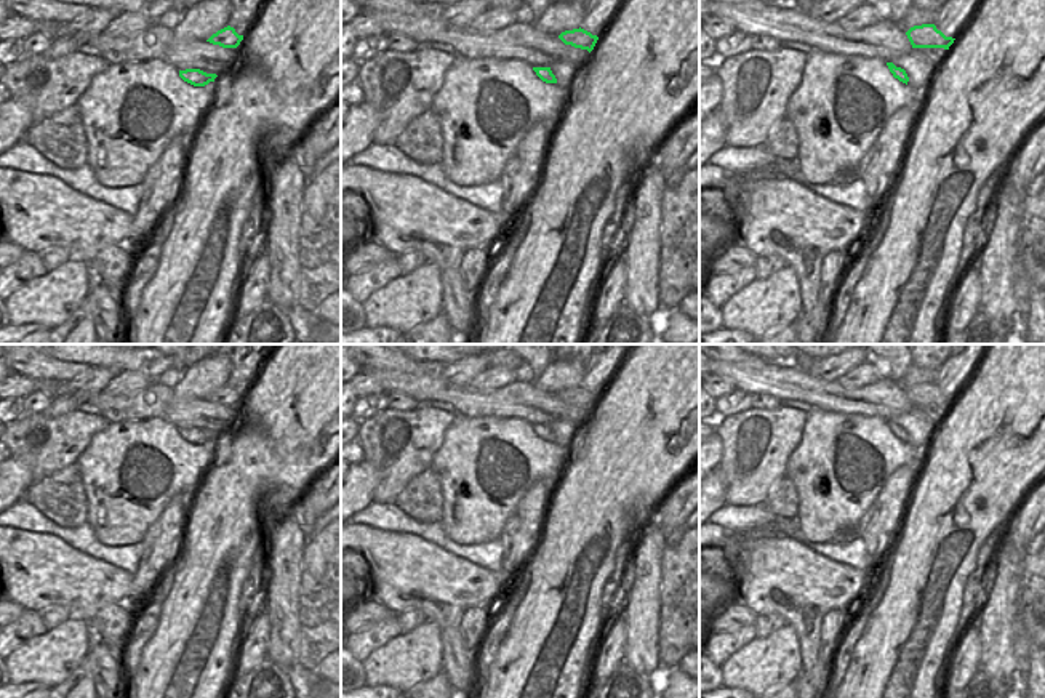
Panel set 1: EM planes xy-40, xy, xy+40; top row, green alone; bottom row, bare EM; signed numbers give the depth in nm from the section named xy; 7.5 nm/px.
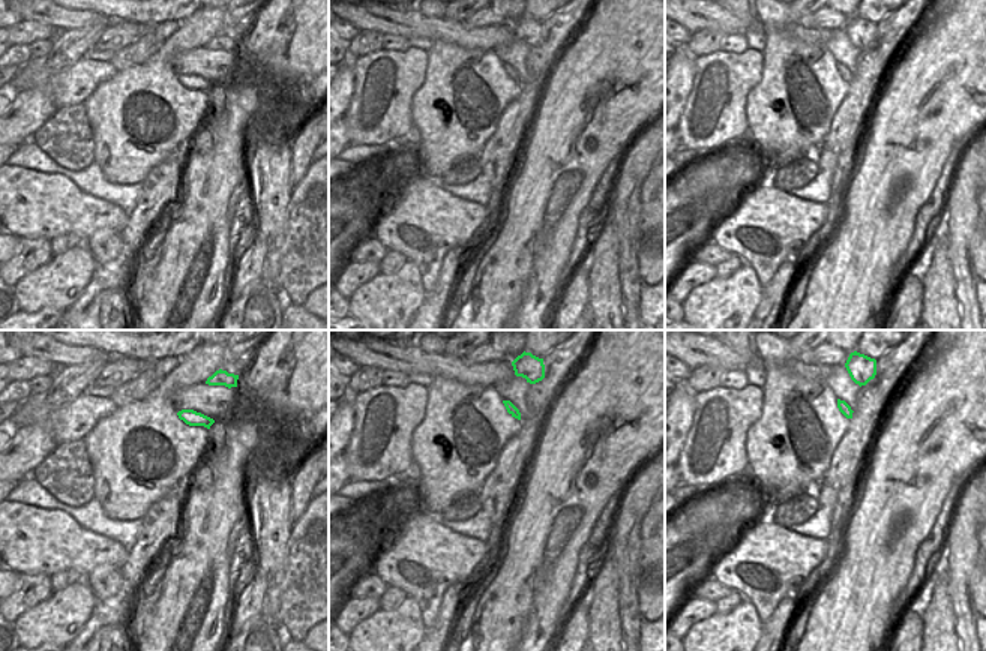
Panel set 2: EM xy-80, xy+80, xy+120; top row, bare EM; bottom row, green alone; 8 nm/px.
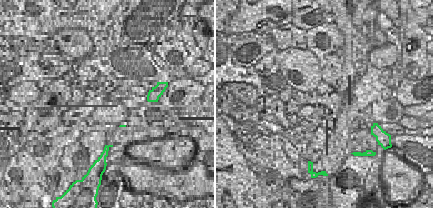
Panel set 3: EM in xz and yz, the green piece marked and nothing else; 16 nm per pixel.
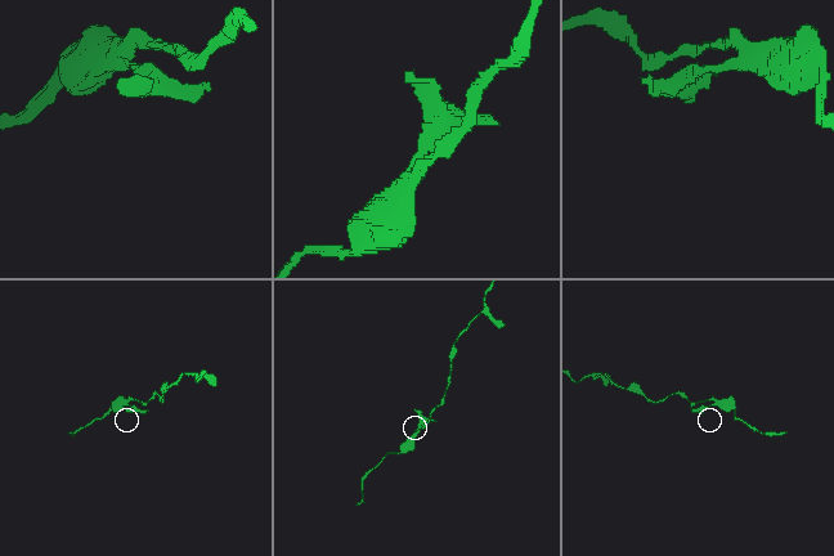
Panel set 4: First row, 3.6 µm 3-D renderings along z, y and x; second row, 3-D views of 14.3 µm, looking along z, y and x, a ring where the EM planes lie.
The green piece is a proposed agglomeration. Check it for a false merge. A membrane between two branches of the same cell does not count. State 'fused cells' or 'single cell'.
fused cells

